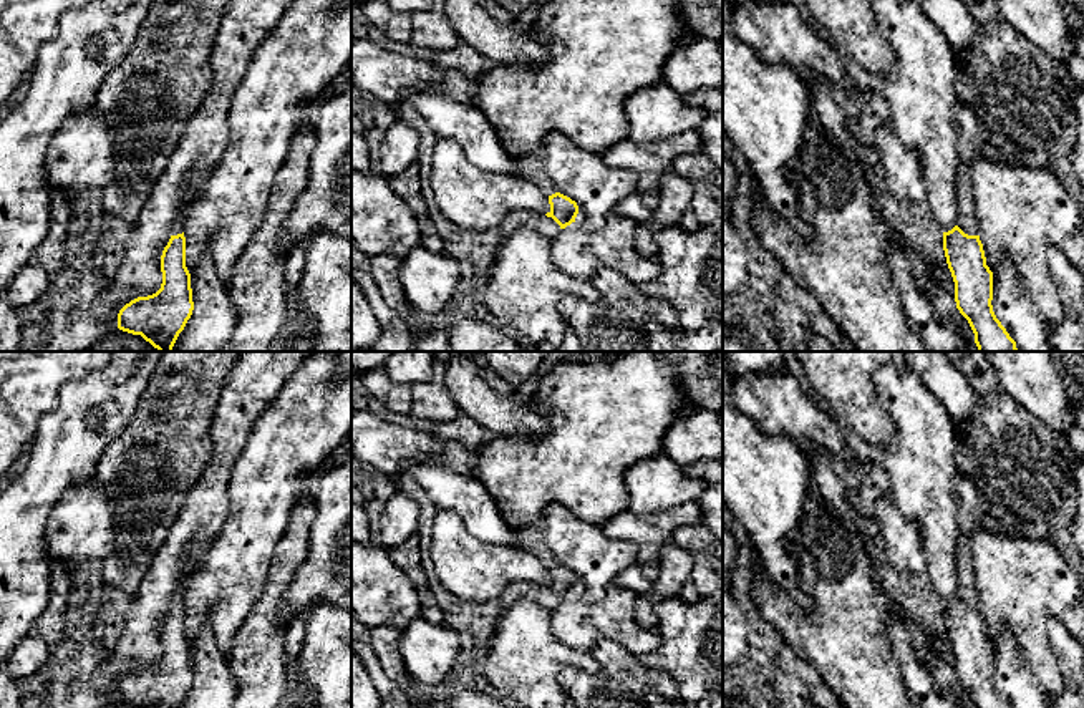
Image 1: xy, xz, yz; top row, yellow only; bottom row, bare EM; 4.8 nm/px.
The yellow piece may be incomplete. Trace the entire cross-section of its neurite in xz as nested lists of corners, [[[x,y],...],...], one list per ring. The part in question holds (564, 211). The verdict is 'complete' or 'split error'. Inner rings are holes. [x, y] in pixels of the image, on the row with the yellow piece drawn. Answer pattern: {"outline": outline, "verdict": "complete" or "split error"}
{"outline": [[[555,192],[549,196],[550,211],[547,214],[534,211],[514,211],[499,224],[501,240],[511,235],[517,227],[527,225],[554,240],[562,229],[575,222],[578,206],[570,197]]], "verdict": "split error"}

